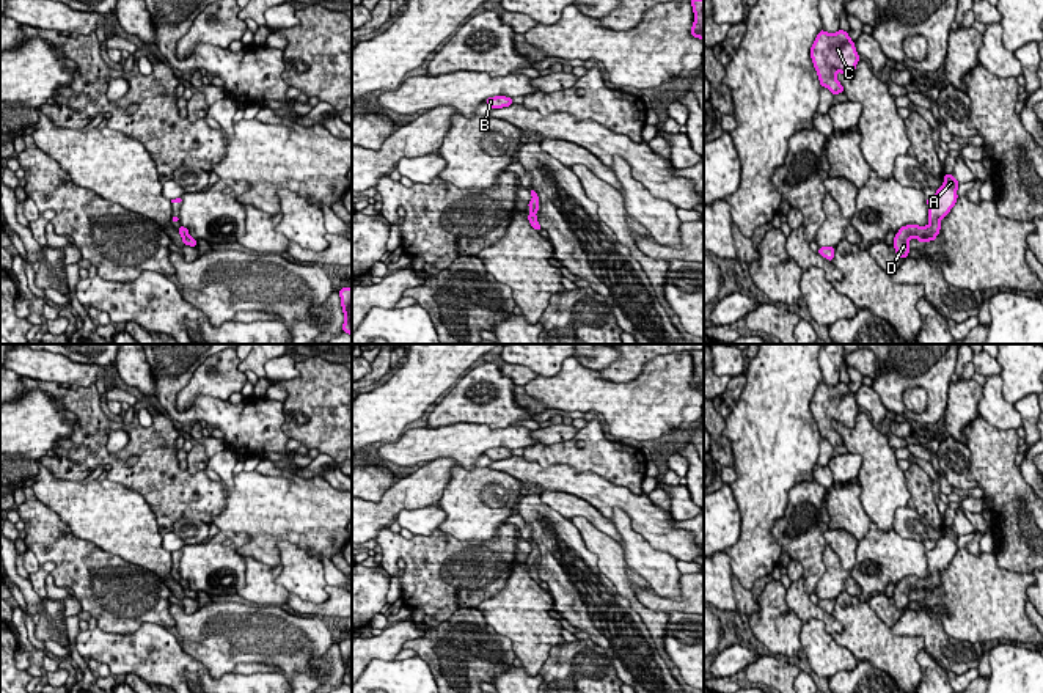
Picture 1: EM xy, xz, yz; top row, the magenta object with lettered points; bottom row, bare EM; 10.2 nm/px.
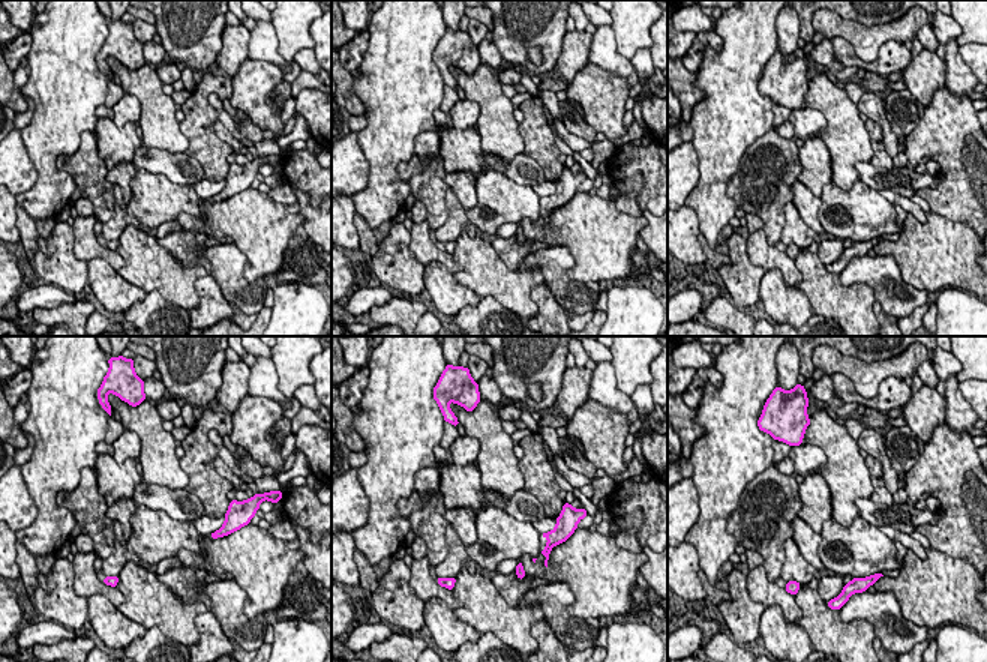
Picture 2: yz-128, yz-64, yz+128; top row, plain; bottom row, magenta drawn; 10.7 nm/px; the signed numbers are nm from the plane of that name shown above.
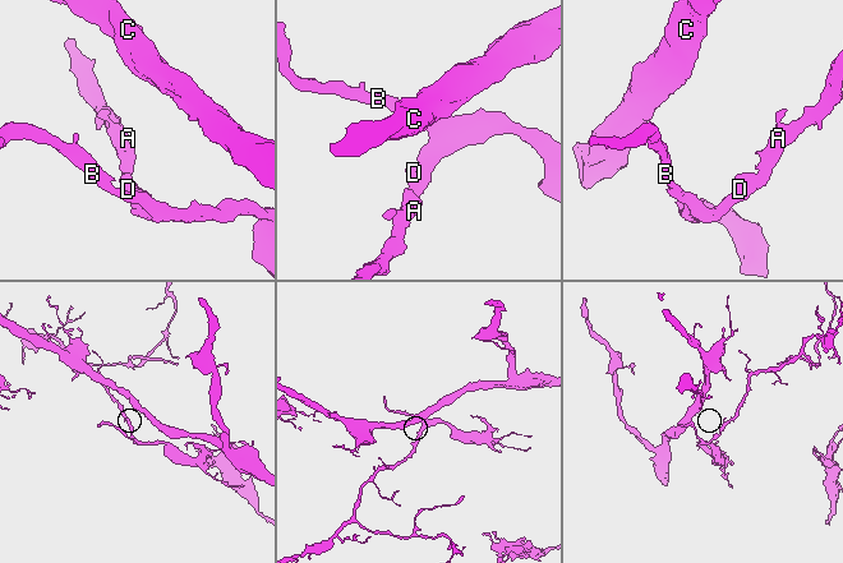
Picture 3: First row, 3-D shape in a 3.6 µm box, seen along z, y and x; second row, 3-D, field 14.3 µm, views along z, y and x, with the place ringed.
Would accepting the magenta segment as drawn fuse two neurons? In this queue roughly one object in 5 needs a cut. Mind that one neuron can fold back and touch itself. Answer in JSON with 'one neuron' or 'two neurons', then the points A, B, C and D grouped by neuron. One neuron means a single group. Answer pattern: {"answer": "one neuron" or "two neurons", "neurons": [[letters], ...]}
{"answer": "one neuron", "neurons": [["A", "B", "C", "D"]]}

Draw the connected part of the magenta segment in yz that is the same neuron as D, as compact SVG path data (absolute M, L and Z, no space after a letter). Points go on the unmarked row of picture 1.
M944 526L944 536L936 541L933 550L927 550L928 572L927 578L906 577L898 581L894 589L894 600L898 610L906 610L909 605L909 591L916 589L919 594L935 592L941 581L941 572L950 564L957 555L957 541L960 534L953 526Z

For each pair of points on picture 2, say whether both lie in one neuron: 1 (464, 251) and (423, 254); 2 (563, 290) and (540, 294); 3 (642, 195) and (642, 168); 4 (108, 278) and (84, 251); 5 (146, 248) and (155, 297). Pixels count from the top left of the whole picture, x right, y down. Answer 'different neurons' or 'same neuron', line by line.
1: different neurons
2: different neurons
3: same neuron
4: different neurons
5: different neurons

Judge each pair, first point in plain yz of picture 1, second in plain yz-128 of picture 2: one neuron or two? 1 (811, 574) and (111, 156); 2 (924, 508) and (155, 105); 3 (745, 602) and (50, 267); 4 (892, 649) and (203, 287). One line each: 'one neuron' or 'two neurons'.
1: two neurons
2: two neurons
3: two neurons
4: two neurons

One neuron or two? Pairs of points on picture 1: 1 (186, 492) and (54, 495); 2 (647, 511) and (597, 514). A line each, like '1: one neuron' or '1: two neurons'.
1: two neurons
2: one neuron

